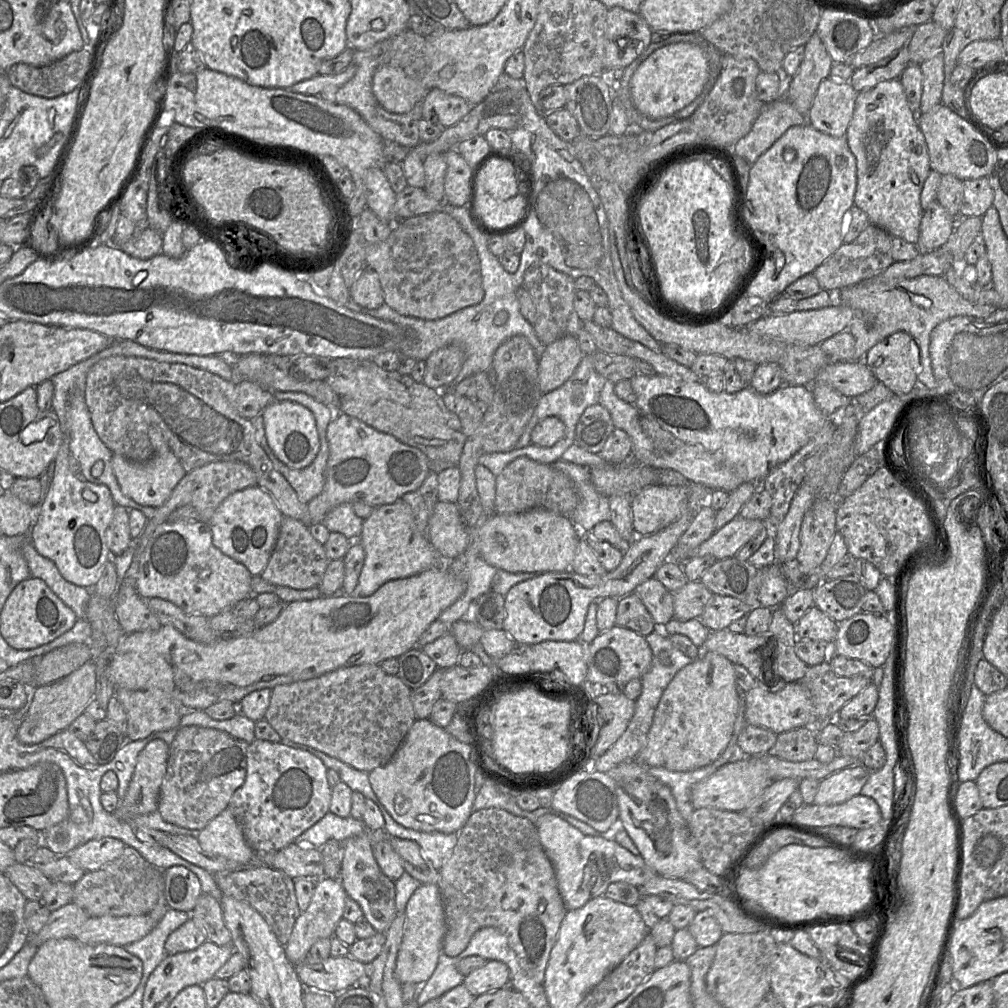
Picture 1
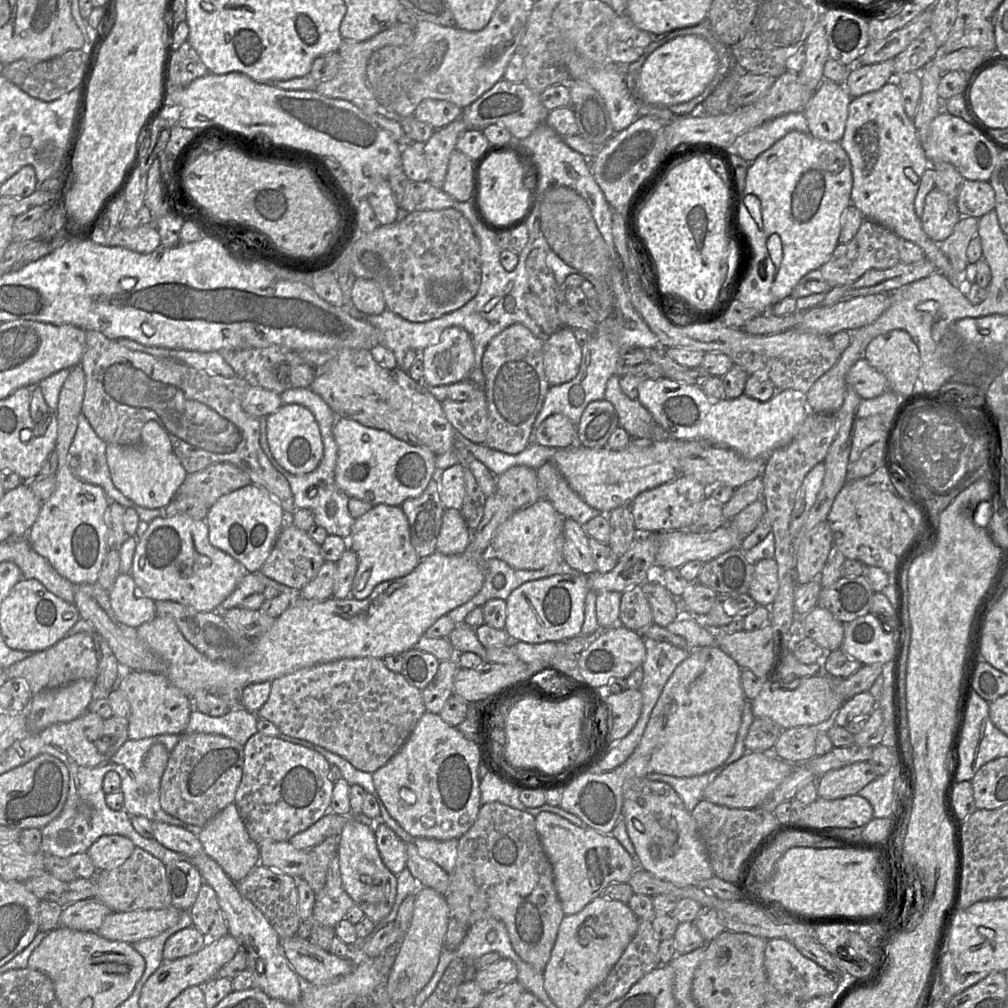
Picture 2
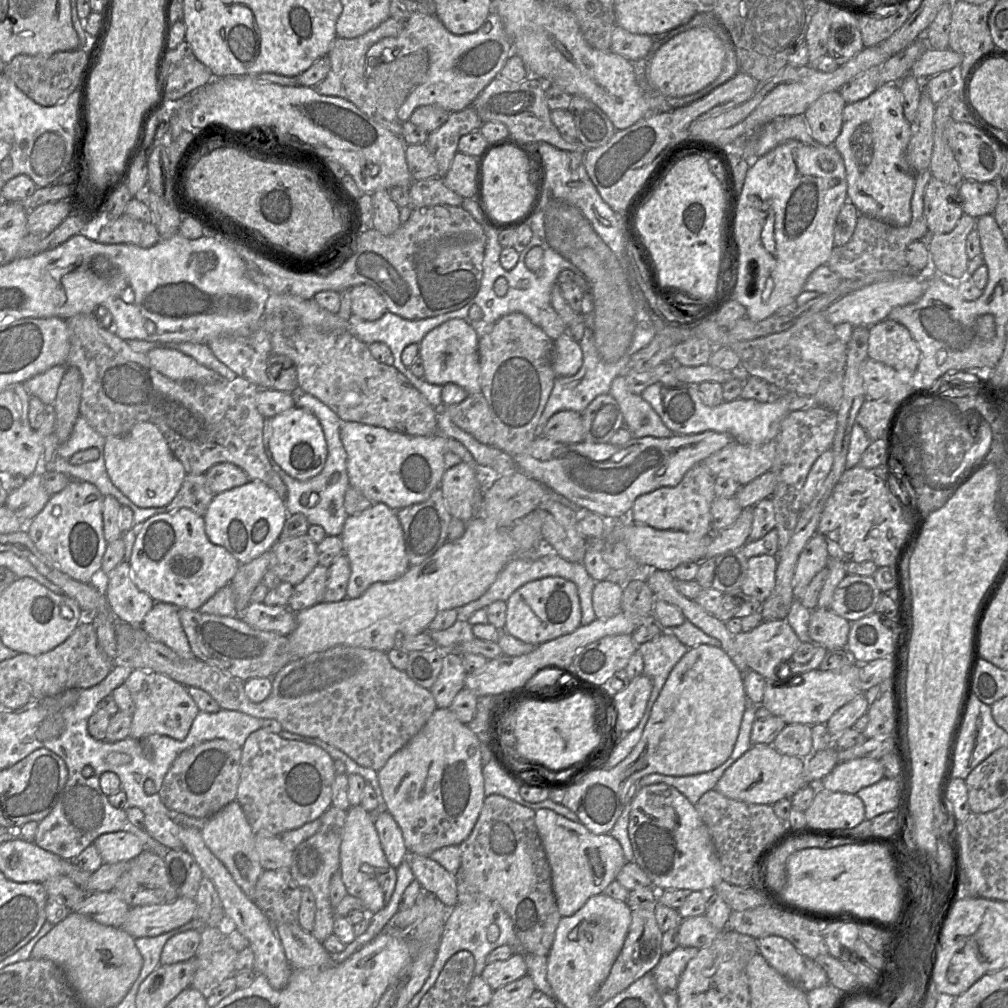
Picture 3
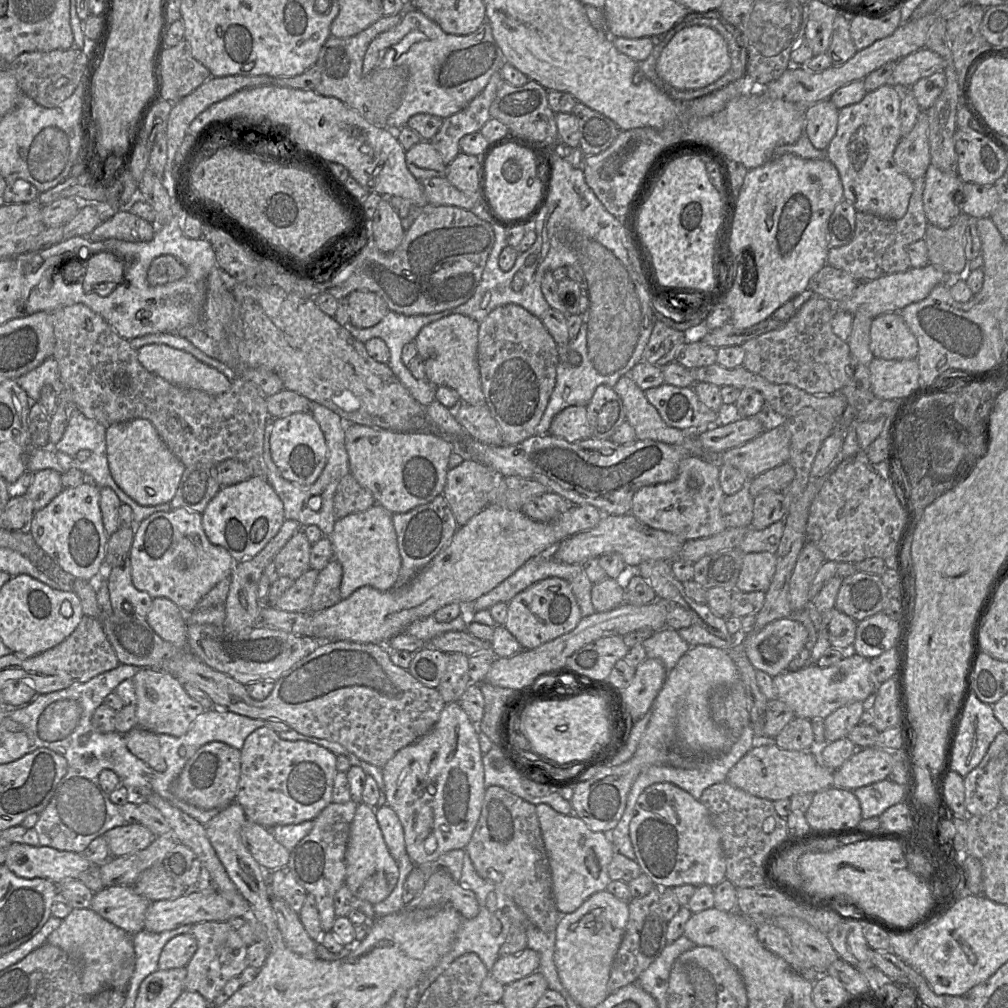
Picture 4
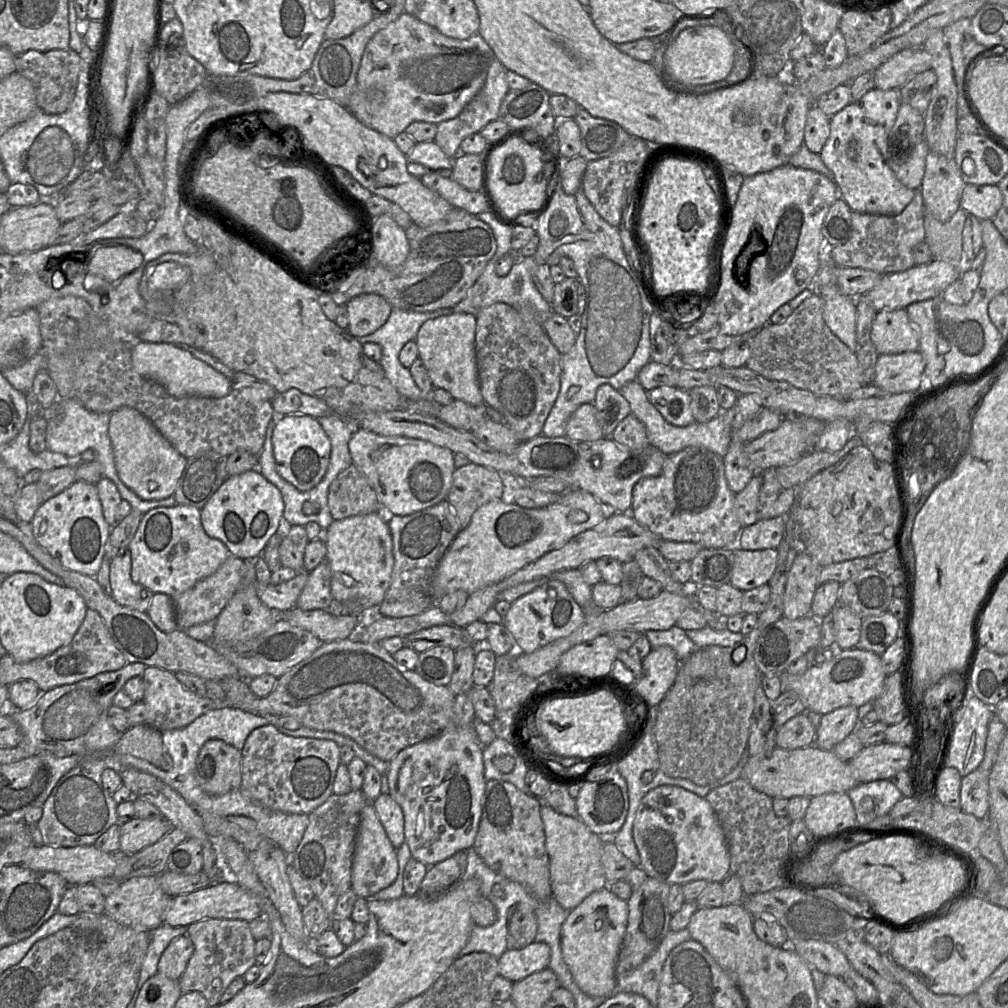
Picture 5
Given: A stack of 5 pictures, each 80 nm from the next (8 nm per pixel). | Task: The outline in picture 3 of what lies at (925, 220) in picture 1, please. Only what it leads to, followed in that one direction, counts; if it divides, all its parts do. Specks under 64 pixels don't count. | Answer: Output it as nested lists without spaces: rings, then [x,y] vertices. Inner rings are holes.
[[[931,177],[924,192],[924,216],[929,234],[946,234],[956,227],[964,214],[958,193],[959,186]]]

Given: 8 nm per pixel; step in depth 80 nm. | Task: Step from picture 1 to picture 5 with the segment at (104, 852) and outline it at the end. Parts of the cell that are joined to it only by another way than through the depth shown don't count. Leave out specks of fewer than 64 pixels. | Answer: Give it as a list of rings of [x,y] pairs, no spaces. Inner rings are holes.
[[[163,816],[146,819],[136,817],[119,825],[119,851],[124,854],[133,854],[154,844],[172,828]]]

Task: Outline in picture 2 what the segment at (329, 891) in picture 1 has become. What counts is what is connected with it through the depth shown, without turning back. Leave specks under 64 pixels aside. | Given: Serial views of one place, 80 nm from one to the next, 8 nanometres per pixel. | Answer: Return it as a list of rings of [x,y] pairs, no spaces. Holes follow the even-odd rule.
[[[345,890],[338,897],[329,896],[326,891],[316,896],[311,916],[300,922],[296,935],[309,939],[314,925],[334,927],[345,918],[347,911],[355,905]]]

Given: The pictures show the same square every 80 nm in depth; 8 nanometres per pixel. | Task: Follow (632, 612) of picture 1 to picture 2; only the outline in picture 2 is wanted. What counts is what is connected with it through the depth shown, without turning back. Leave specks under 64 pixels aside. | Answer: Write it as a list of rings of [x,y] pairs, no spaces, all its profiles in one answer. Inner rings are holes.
[[[641,585],[622,592],[618,623],[636,632],[643,632],[653,623],[651,607]]]

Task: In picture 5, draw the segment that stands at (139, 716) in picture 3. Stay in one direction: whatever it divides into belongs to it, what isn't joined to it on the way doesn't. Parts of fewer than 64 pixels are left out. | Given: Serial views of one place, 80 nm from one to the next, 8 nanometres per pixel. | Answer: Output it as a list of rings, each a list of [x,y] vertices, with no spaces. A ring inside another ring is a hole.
[[[146,666],[141,678],[145,684],[143,702],[145,704],[144,724],[163,732],[181,729],[192,723],[200,715],[218,707],[208,696],[198,696],[186,689],[173,672],[158,667]]]

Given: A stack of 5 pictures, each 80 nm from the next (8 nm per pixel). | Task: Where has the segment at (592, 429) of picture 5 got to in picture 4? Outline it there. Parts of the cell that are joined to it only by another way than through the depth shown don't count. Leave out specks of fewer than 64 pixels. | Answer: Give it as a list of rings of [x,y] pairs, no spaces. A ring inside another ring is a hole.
[[[570,406],[552,420],[549,434],[567,442],[578,442],[592,437],[586,406]]]

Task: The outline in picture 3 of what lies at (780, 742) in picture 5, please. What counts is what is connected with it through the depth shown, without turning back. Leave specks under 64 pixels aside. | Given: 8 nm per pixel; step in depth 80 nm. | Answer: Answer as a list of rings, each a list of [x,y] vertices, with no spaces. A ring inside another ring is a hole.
[[[786,724],[777,735],[773,745],[782,754],[806,759],[813,752],[811,726],[806,724]]]

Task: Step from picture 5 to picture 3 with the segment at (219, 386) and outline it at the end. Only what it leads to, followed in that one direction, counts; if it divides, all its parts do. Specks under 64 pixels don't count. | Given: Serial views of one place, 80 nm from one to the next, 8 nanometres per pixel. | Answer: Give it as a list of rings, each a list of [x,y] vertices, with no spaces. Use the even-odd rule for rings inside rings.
[[[154,348],[149,350],[146,355],[156,371],[176,381],[196,380],[214,383],[225,379],[217,372],[176,349]]]

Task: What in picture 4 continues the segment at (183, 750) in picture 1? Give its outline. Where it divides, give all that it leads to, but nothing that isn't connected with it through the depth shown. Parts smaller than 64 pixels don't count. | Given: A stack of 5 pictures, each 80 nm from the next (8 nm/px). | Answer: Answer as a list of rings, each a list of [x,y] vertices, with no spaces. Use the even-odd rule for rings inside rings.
[[[209,742],[199,748],[185,764],[174,782],[173,793],[182,801],[200,809],[222,809],[235,801],[240,772],[240,750],[223,742]]]

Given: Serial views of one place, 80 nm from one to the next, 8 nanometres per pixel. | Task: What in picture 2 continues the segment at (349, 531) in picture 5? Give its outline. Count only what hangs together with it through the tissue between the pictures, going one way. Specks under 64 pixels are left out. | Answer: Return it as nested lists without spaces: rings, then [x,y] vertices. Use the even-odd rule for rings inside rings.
[[[378,504],[356,518],[348,538],[348,547],[358,558],[358,567],[353,579],[350,597],[366,599],[378,584],[404,577],[420,563],[410,539],[409,522],[401,506]]]

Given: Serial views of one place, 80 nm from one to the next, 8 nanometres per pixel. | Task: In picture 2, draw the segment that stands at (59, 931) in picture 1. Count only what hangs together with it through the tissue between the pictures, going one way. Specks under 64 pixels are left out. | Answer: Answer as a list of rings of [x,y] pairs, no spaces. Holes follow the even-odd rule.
[[[87,898],[68,904],[63,907],[59,919],[59,926],[66,927],[78,931],[93,931],[97,932],[104,918],[112,911],[103,903],[95,898]]]

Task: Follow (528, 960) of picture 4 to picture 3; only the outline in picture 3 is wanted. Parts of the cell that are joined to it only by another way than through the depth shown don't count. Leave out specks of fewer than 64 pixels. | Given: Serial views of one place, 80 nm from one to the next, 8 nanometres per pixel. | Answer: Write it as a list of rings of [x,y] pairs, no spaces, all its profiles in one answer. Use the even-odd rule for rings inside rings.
[[[514,954],[507,960],[487,964],[482,974],[483,980],[496,991],[503,986],[527,975],[528,969],[522,954]]]

